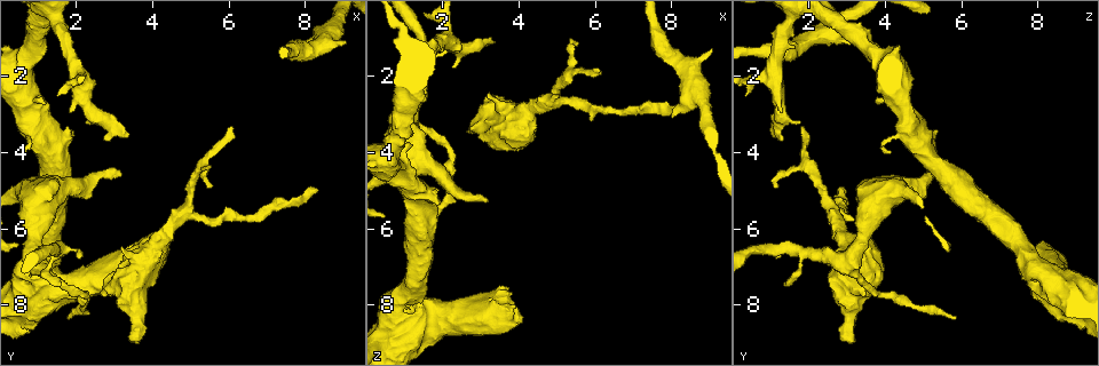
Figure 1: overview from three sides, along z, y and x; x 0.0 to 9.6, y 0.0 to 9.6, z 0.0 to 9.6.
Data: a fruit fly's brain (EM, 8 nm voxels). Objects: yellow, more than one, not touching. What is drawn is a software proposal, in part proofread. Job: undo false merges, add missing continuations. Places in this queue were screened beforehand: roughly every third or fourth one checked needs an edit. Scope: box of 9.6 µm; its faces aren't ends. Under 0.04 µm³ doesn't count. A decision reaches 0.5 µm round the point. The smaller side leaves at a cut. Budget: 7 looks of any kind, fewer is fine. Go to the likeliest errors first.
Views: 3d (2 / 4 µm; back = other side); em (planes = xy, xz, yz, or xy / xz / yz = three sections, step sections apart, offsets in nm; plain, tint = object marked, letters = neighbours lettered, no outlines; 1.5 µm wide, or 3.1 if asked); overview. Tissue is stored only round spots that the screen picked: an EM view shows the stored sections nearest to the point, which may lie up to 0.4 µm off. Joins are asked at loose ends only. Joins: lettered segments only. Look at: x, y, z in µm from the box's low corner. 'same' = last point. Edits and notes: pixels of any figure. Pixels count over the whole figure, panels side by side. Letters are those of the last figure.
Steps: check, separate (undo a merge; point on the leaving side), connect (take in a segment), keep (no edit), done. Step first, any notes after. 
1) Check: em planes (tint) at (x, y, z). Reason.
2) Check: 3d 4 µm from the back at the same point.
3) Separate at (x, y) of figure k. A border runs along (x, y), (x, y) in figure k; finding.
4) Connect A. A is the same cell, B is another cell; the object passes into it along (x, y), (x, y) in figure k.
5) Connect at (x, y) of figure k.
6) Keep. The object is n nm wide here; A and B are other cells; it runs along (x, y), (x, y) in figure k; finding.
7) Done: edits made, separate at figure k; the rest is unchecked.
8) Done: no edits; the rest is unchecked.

Check: em planes (letters) at (8.35, 5.05, 2.85). End of a long branch.

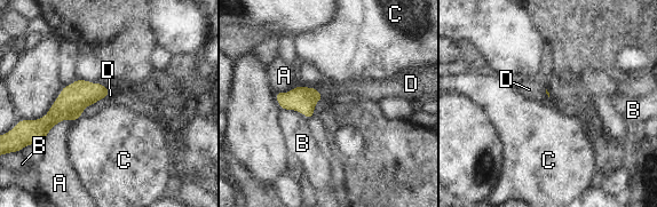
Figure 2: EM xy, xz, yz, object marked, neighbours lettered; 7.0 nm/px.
Connect D. D is the same cell, A, B and C are other cells; the object passes into it along (303, 100), (318, 93), (329, 88) in figure 2; the neuron continues.

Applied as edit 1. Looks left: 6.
Check: 3d 2 µm at (3.25, 6.60, 2.40). An open end.

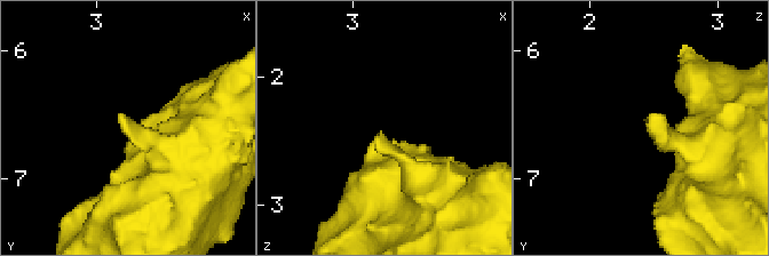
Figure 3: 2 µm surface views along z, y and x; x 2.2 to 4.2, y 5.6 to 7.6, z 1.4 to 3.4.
Check: em xz step 4 (tint) at (3.24, 6.54, 2.42).

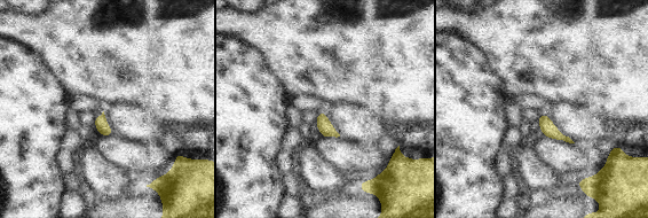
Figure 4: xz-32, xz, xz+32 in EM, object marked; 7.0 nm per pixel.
Check: em planes (letters) at the same point.

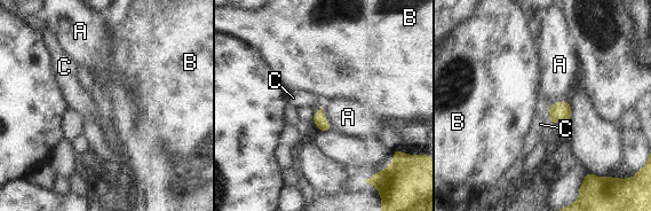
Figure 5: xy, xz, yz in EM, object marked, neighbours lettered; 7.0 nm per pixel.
Keep. The longest contact is with A, 190 nm; A, B and C are other cells; none of them fits.

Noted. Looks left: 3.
Done: edits made, connect at figure 2; the rest is unchecked.

